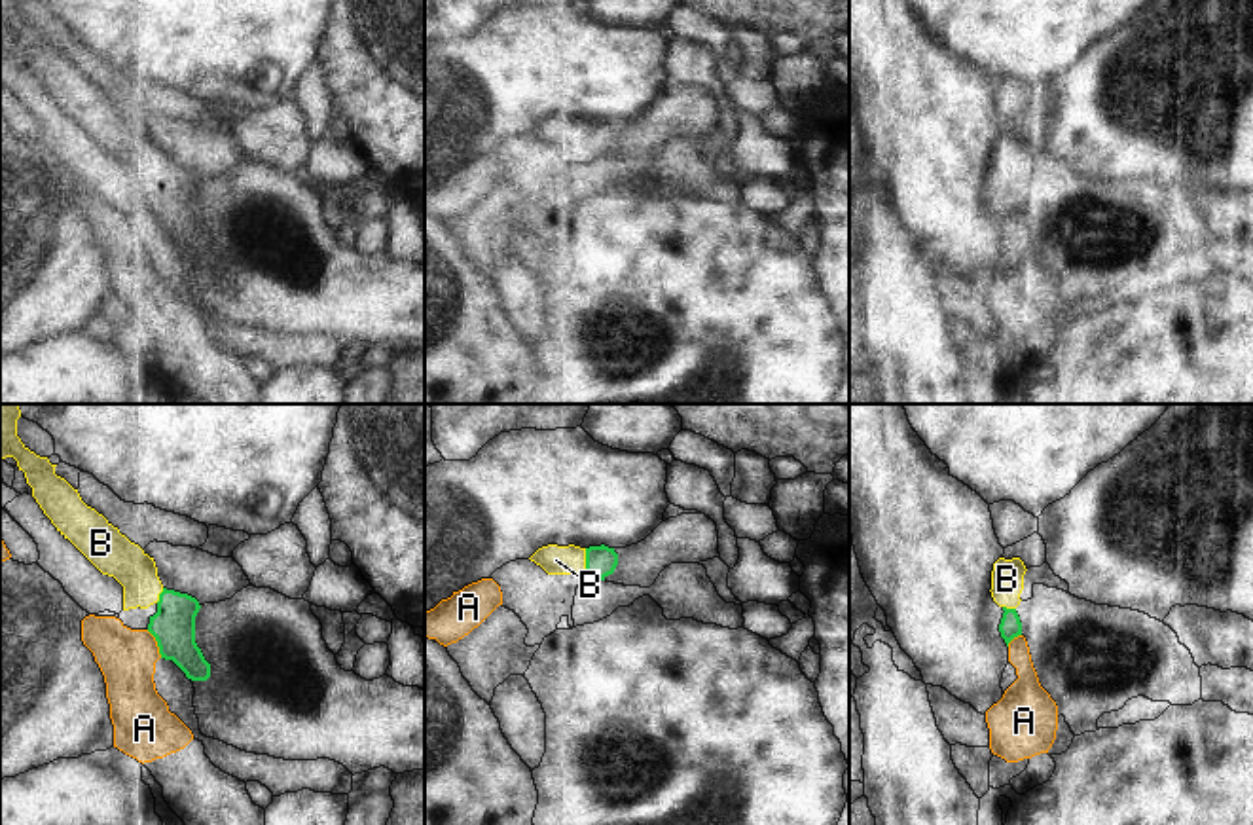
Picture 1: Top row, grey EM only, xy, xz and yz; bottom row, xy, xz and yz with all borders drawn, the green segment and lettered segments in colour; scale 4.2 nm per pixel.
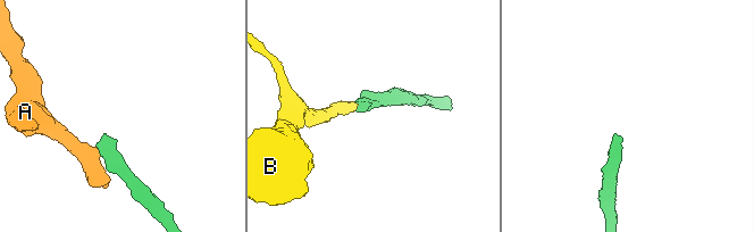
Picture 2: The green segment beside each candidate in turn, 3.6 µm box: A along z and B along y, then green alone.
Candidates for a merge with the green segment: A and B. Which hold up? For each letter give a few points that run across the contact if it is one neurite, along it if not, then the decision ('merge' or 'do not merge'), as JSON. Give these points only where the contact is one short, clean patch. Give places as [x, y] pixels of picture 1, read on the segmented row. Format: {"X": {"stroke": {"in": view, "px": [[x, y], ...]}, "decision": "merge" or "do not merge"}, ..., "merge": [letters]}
{"A": {"stroke": {"in": "xy", "px": [[146, 630], [162, 657]]}, "decision": "do not merge"}, "B": {"stroke": {"in": "xz", "px": [[601, 560], [586, 562], [556, 560]]}, "decision": "merge"}, "merge": ["B"]}

